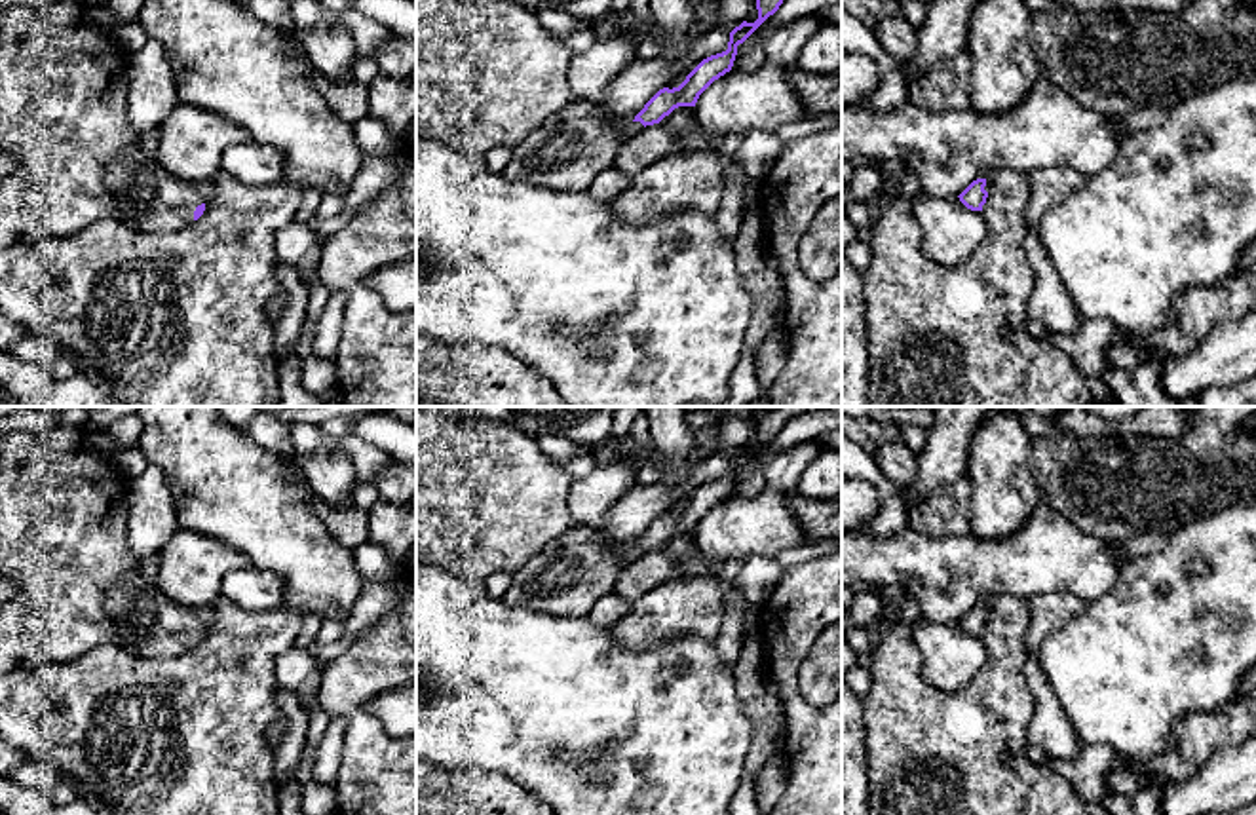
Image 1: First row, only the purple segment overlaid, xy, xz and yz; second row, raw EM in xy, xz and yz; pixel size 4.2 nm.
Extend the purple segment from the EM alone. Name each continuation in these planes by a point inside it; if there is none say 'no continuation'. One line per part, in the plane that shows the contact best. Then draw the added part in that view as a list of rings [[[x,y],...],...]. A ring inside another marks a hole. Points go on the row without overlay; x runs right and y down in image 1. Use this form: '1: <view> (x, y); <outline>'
1: xy (151, 625); [[[141,578],[118,581],[106,597],[106,612],[120,646],[150,659],[173,659],[188,652],[196,633],[215,619],[211,606],[184,608]]]

